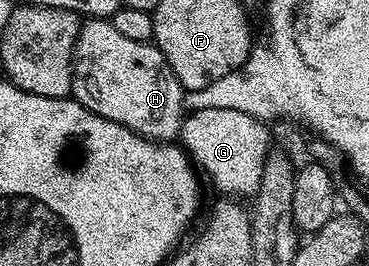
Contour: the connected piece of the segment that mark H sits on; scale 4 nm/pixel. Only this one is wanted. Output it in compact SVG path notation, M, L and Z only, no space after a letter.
M91 17L81 22L74 48L73 66L73 100L88 107L88 111L104 119L112 119L112 123L120 123L149 141L170 143L179 136L184 118L184 90L157 45L149 41L135 43L120 35L120 31L116 31L108 19Z

